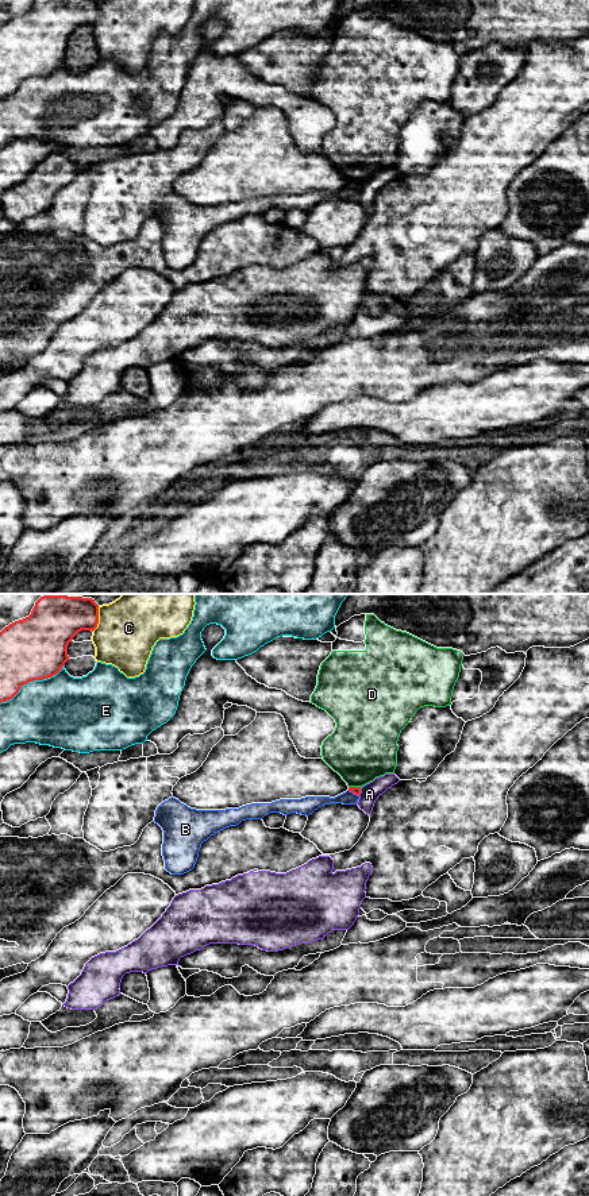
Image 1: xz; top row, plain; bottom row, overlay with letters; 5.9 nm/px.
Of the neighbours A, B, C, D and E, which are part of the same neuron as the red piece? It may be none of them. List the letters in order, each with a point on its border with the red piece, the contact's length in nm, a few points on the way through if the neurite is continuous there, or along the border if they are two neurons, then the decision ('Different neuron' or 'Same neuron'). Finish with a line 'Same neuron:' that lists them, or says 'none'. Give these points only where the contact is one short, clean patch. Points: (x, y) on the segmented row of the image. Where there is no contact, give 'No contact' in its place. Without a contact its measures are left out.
A: Touches red at xz (360, 791). Shared border 60 nm. Different neuron
B: Touches red at xz (353, 793). Shared border 80 nm. Boundary: xz (347, 790), (358, 797). Different neuron
C: Touches red at xz (97, 618). Shared border 160 nm. Different neuron
D: Touches red at xz (355, 787). Shared border 80 nm. Different neuron
E: Touches red at xz (31, 681). Shared border 440 nm. Different neuron
Same neuron: none

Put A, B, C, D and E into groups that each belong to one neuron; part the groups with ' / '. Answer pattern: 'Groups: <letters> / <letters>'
Groups: A / B D / C / E

